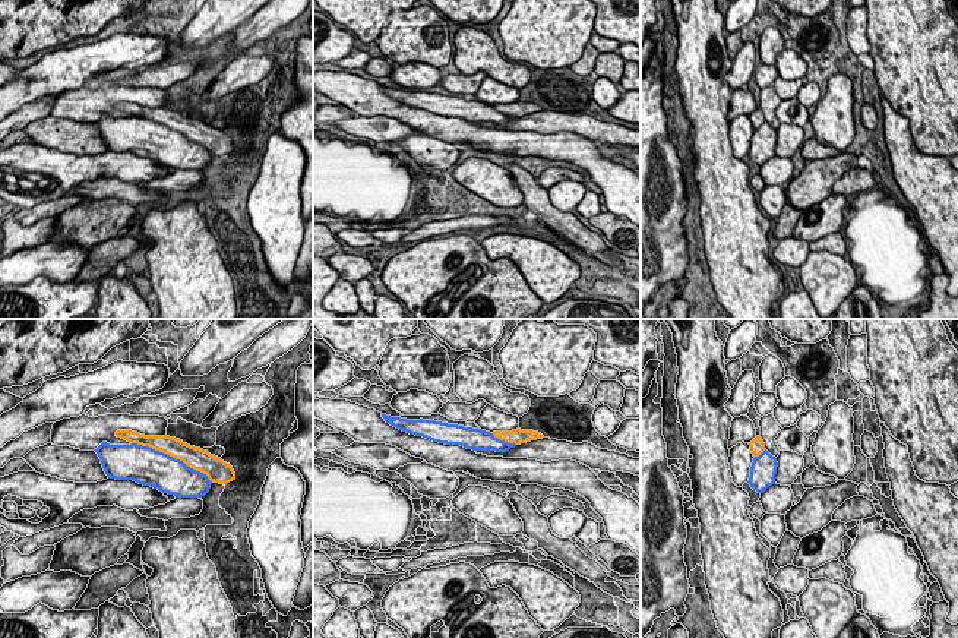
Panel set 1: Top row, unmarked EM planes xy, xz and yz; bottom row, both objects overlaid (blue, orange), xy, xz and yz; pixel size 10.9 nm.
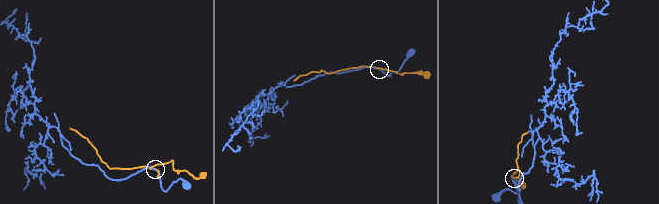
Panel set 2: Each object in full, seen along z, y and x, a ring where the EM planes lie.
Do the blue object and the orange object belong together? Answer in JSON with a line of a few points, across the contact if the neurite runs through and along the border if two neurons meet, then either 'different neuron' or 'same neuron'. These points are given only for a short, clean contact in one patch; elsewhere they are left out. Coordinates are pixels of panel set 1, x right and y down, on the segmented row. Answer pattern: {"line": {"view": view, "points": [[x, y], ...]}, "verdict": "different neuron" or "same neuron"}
{"verdict": "different neuron"}

